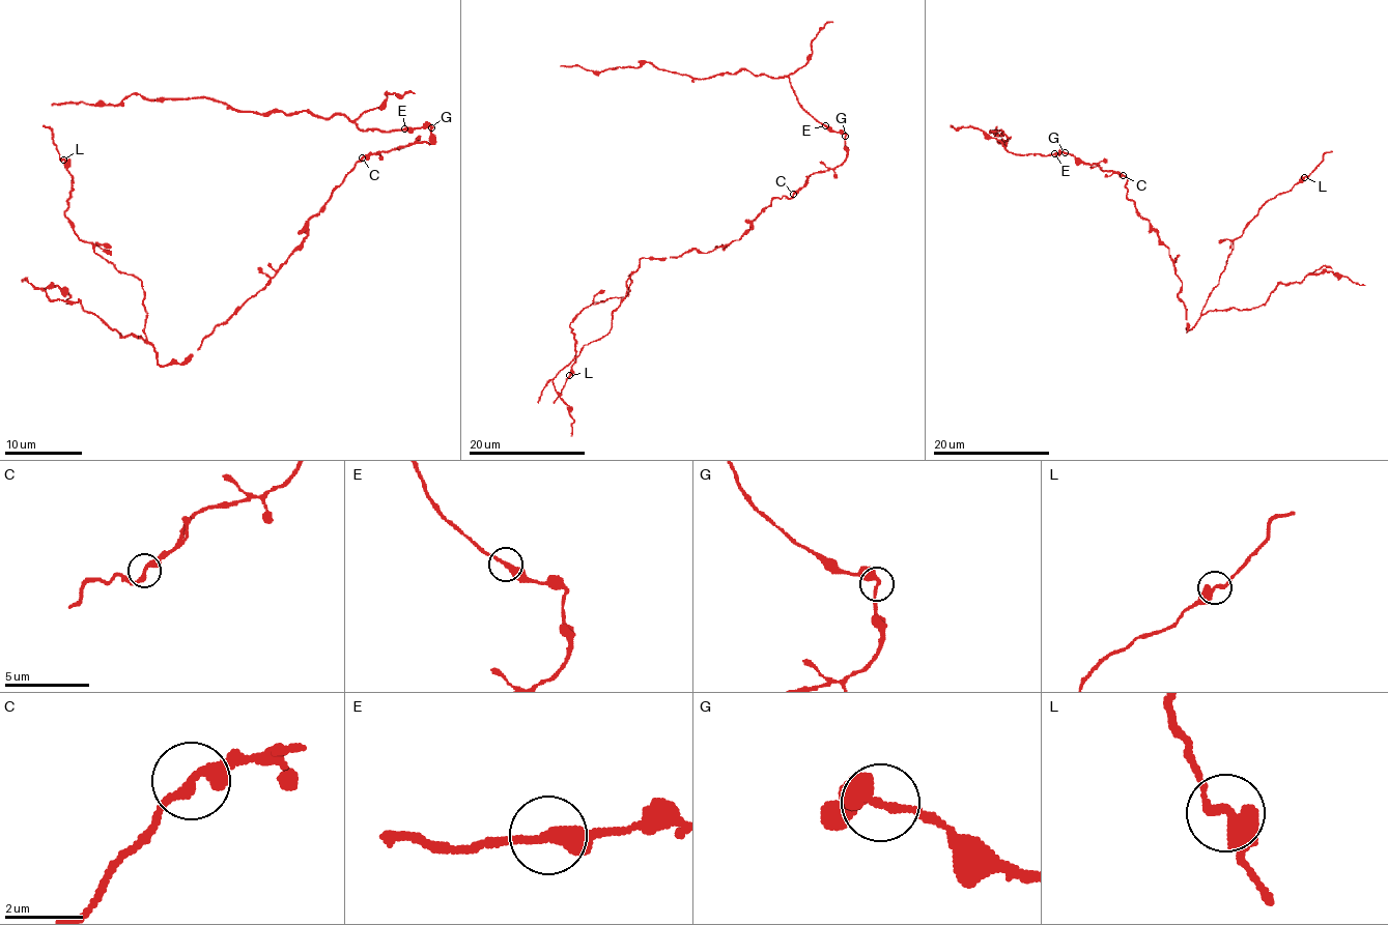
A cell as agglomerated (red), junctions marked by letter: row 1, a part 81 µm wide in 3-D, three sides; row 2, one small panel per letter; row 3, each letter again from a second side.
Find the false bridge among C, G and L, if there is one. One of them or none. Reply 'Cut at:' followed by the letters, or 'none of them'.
Cut at: none of them

